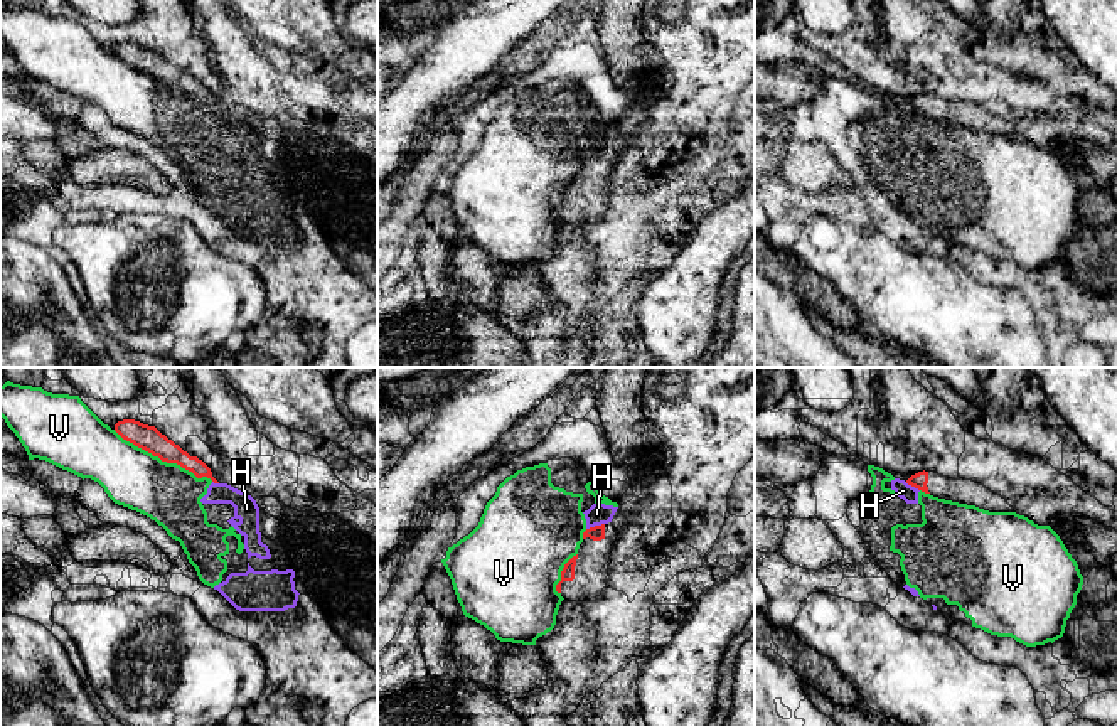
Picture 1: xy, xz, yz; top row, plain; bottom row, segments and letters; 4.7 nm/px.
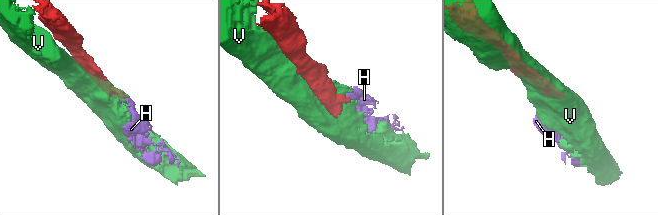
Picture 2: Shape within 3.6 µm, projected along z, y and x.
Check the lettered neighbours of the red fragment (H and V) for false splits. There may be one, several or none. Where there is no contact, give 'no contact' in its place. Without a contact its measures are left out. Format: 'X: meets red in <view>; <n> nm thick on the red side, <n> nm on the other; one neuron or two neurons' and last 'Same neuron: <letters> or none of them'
H: meets red in xz; 70 nm thick on the red side, 100 nm on the other; two neurons
V: meets red in xy; 120 nm thick on the red side, 280 nm on the other; two neurons
Same neuron: none of them

